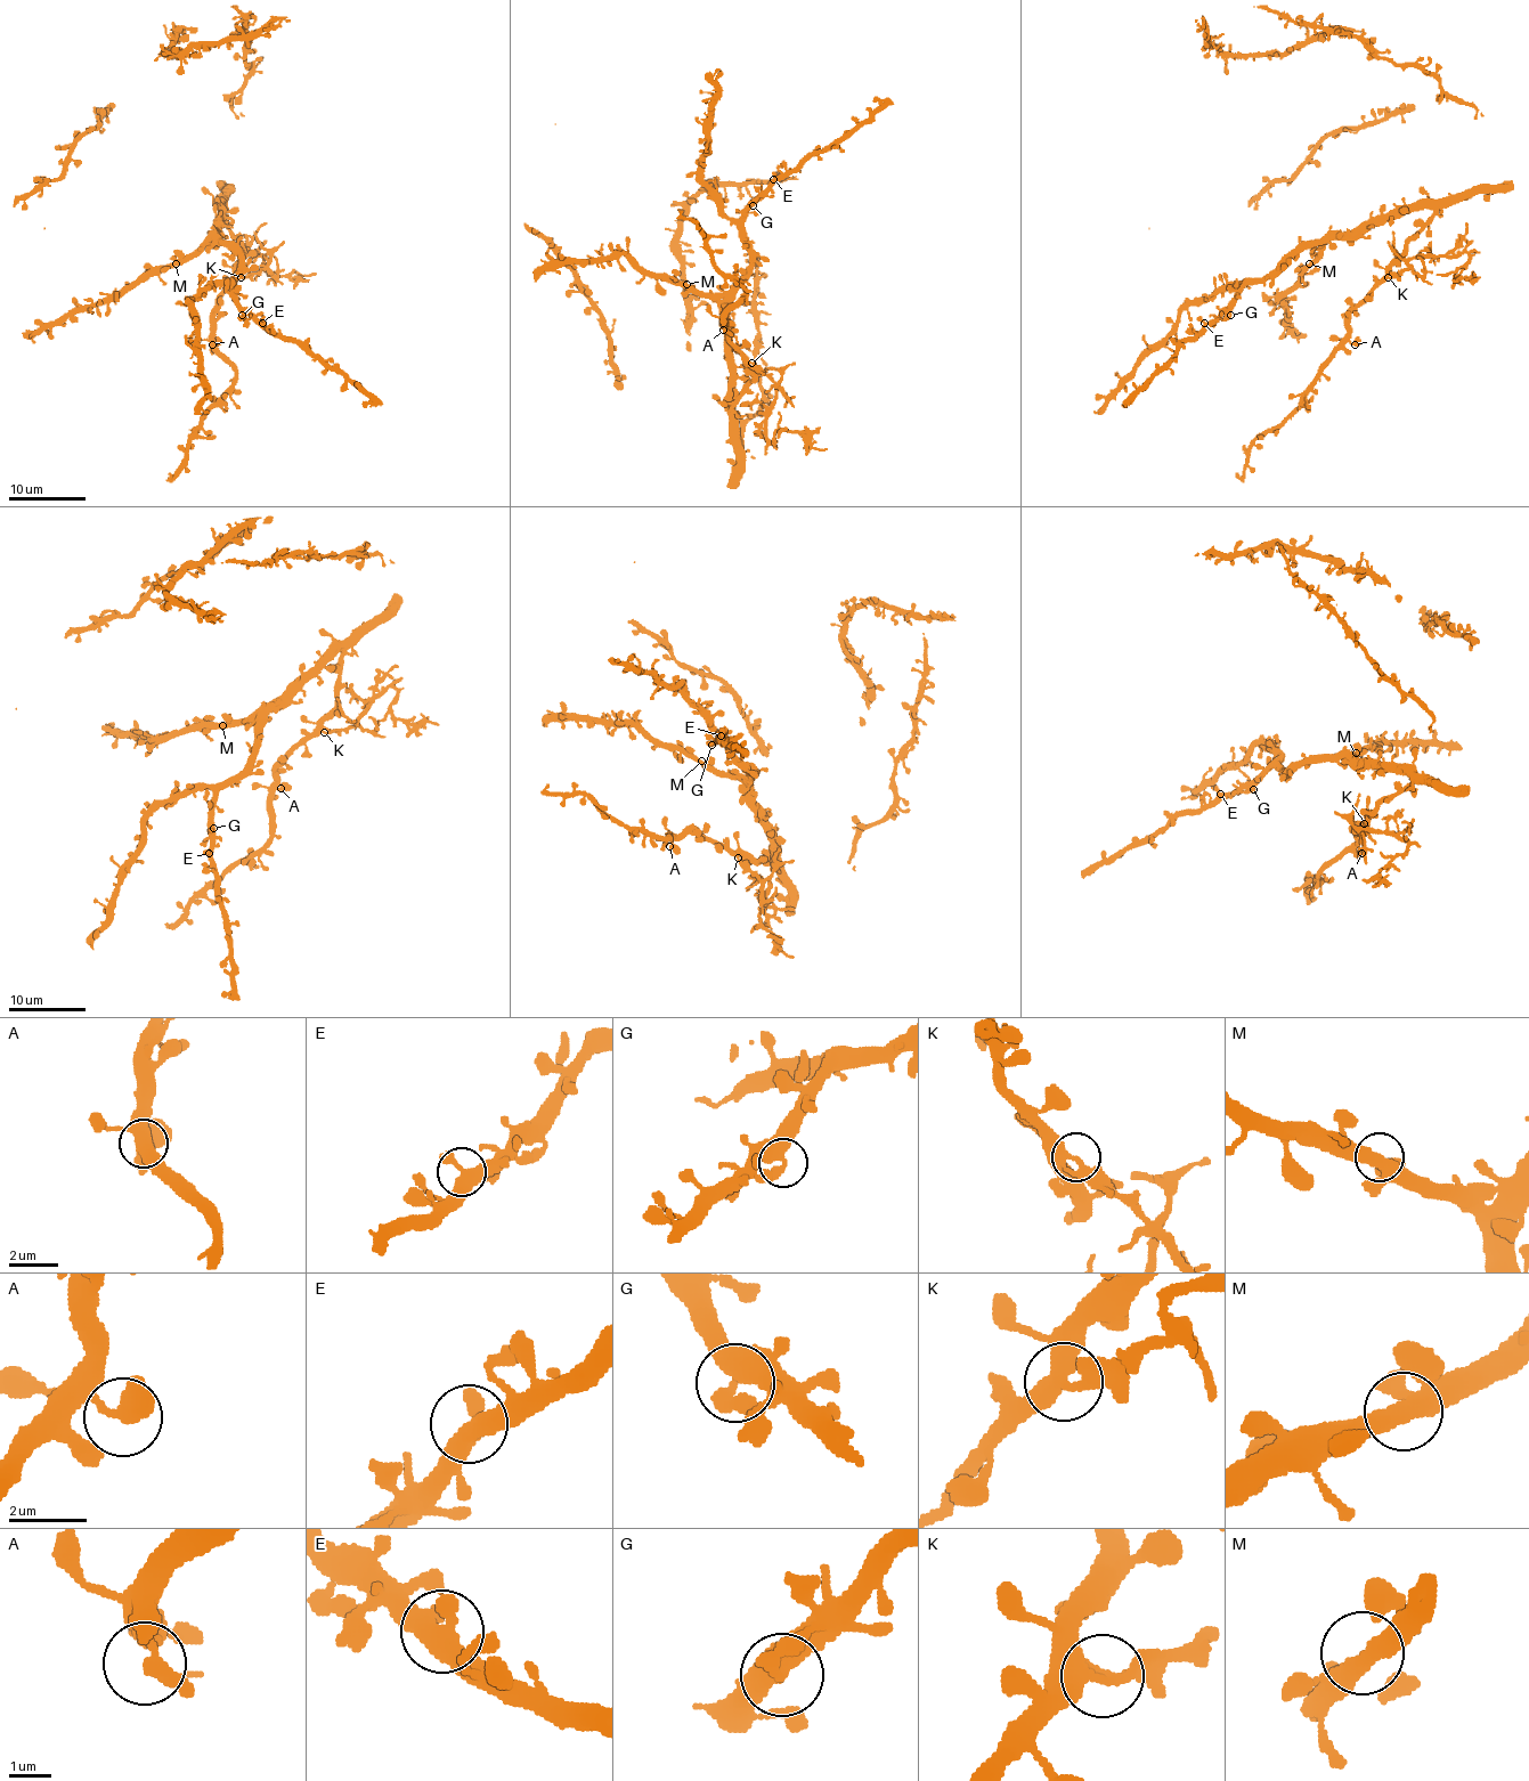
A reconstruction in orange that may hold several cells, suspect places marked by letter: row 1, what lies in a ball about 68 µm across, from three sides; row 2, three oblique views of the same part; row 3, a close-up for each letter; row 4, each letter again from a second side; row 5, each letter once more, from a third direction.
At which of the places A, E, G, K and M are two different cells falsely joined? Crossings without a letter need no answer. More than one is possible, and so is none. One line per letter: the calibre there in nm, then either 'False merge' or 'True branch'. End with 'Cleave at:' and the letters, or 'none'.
A: Thickness 380 nm. True branch
E: Thickness 500 nm. True branch
G: Thickness 400 nm. True branch
K: Thickness 380 nm. False merge
M: Thickness 380 nm. True branch
Cleave at: K

